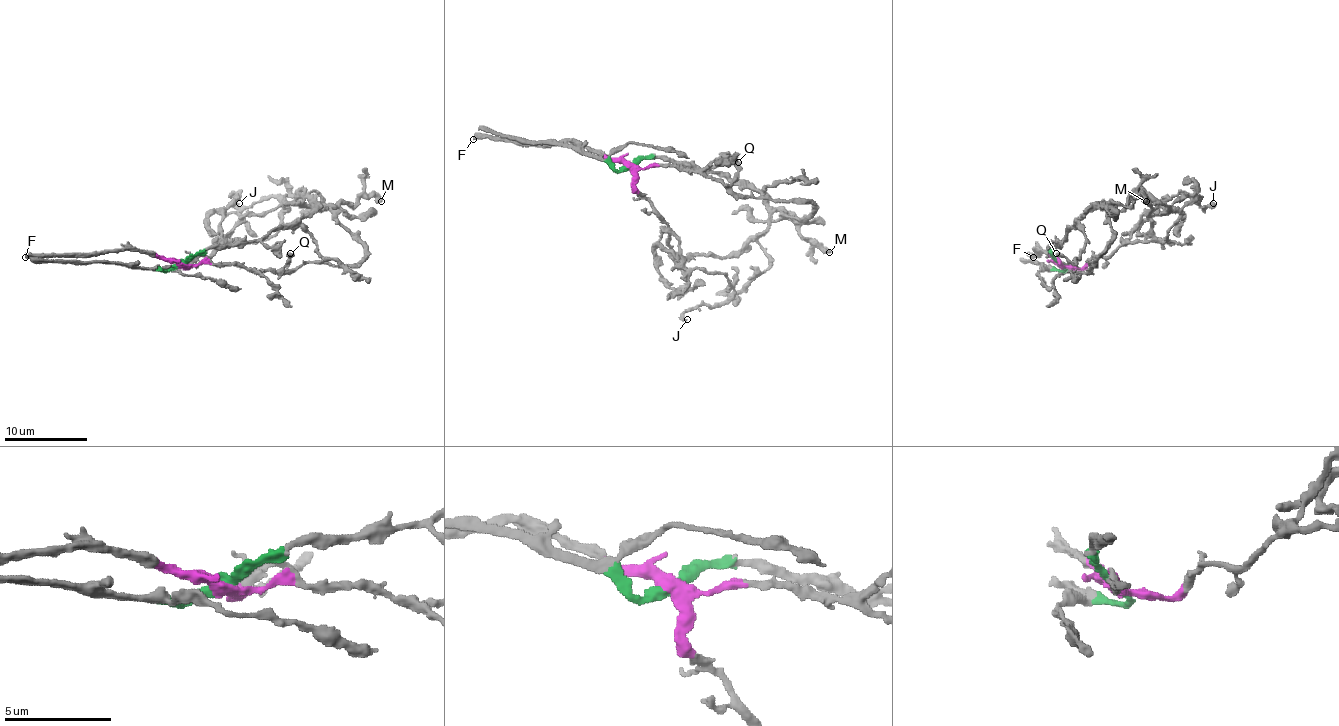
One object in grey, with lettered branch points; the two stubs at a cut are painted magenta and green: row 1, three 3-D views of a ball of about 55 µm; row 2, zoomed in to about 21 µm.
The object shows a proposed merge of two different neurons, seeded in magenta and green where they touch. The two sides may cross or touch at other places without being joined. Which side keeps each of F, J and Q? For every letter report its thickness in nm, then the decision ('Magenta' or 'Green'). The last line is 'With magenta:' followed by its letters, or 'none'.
F: Thickness 440 nm. Magenta
J: Thickness 420 nm. Magenta
Q: Thickness 380 nm. Magenta
With magenta: F, J, Q

